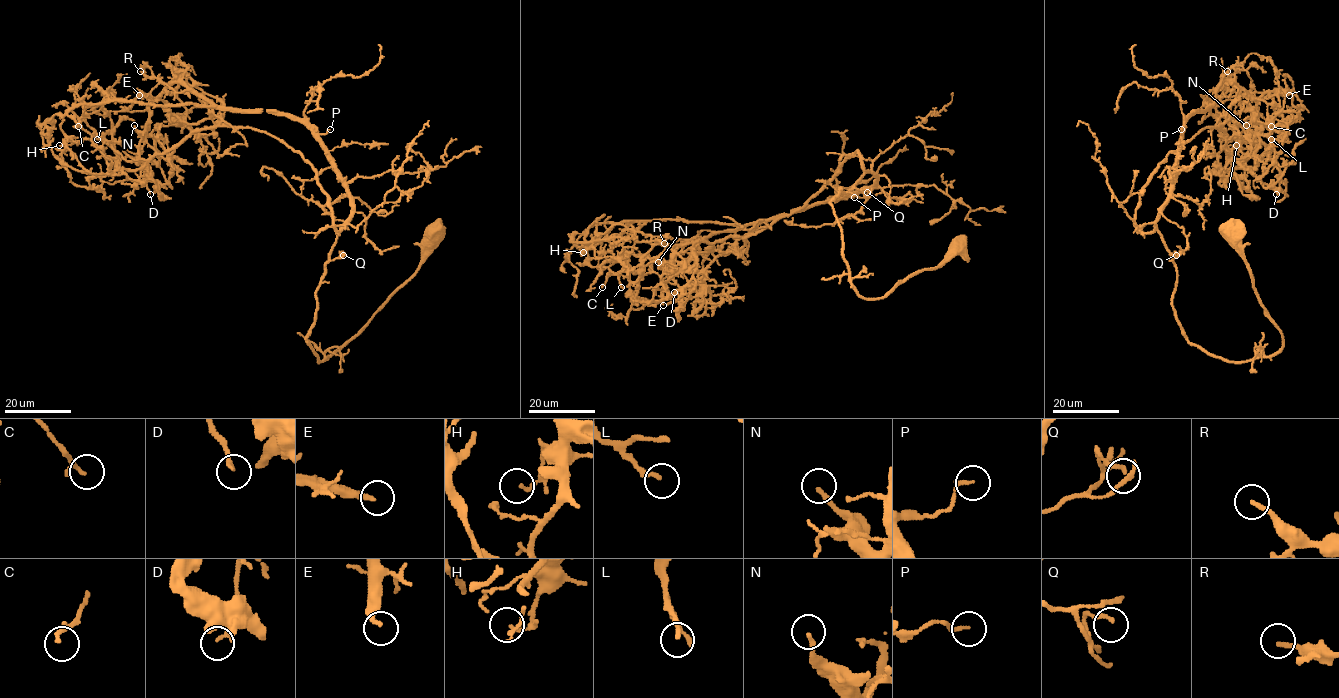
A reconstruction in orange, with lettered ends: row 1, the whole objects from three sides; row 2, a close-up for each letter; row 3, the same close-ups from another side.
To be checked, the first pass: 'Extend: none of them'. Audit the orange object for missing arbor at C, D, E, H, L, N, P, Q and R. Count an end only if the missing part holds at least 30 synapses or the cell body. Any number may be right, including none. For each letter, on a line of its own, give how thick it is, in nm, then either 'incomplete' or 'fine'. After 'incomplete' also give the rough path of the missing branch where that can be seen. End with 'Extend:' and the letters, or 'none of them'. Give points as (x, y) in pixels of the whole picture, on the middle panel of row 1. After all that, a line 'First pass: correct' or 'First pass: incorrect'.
C: 180 nm thick; fine
D: 180 nm thick; fine
E: 240 nm thick; incomplete; missing branch runs (663, 305), (671, 321), (661, 327), (648, 330), (621, 326), (609, 317), (610, 310), (613, 313), (621, 311)
H: 90 nm thick; fine
L: 200 nm thick; fine
N: 190 nm thick; fine
P: 130 nm thick; fine
Q: 180 nm thick; fine
R: 190 nm thick; fine
Extend: E
First pass: incorrect

